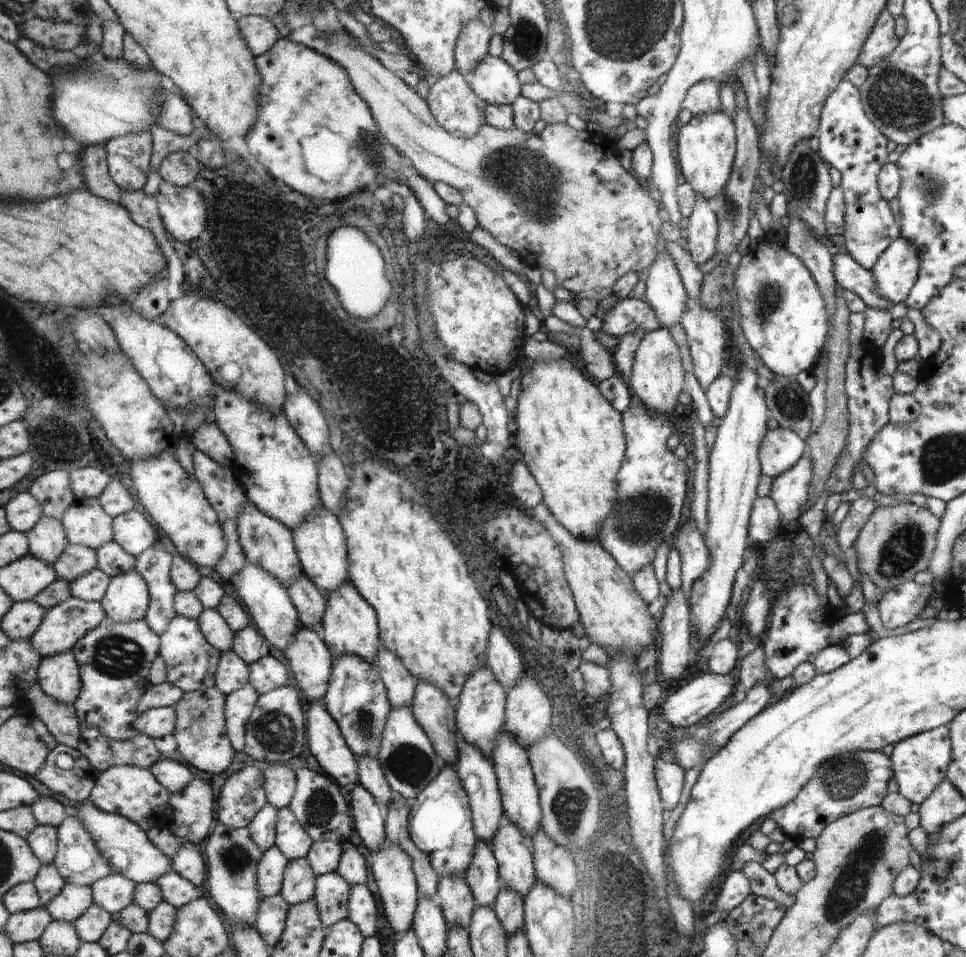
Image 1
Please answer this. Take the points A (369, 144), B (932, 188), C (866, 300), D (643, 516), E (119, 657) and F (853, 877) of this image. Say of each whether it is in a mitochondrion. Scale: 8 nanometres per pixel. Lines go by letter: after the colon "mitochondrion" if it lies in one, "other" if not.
A: mitochondrion
B: mitochondrion
C: other
D: mitochondrion
E: mitochondrion
F: mitochondrion

